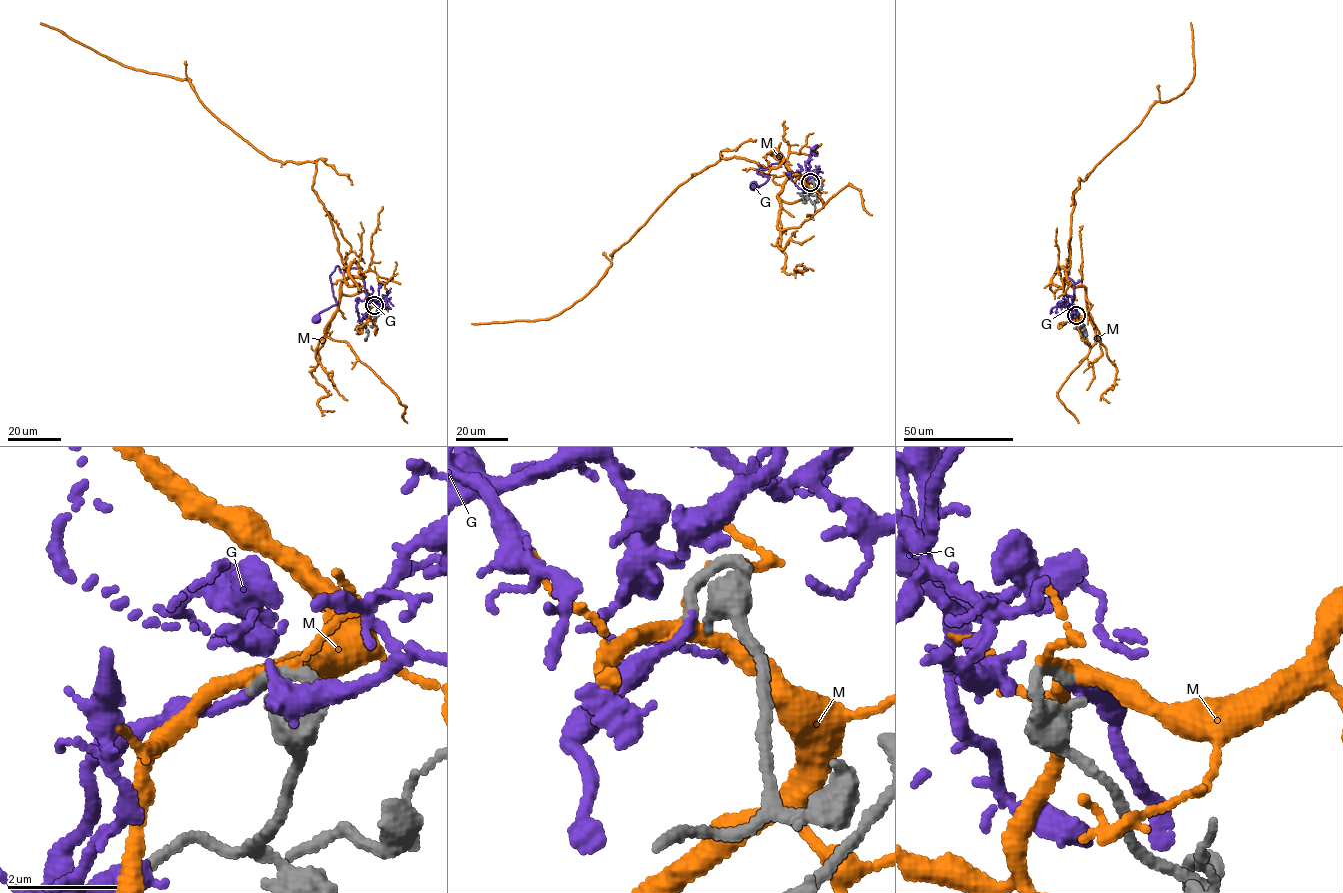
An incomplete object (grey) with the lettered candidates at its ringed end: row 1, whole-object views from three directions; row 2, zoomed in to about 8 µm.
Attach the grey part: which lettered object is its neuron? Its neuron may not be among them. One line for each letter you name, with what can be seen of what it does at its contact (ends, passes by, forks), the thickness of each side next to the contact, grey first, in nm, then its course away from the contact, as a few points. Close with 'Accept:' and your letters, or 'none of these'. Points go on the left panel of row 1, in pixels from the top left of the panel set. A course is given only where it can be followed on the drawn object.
G: it forks; calibres 240 and 110 nm; course (375, 305), (359, 318), (364, 277), (359, 268), (342, 273), (336, 266), (330, 278), (336, 304), (314, 322)
Accept: G

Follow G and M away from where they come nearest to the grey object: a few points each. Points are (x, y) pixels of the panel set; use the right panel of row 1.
G: (1076, 315), (1079, 322), (1075, 322), (1067, 310), (1074, 282), (1065, 267), (1065, 301), (1057, 305)
M: (1075, 314), (1086, 288), (1062, 267), (1052, 279), (1068, 274), (1073, 192), (1188, 87), (1190, 23)

